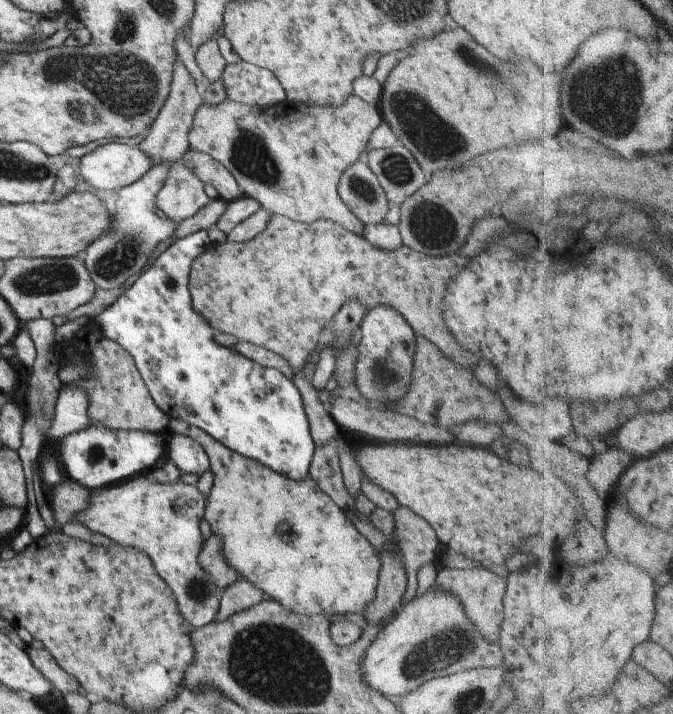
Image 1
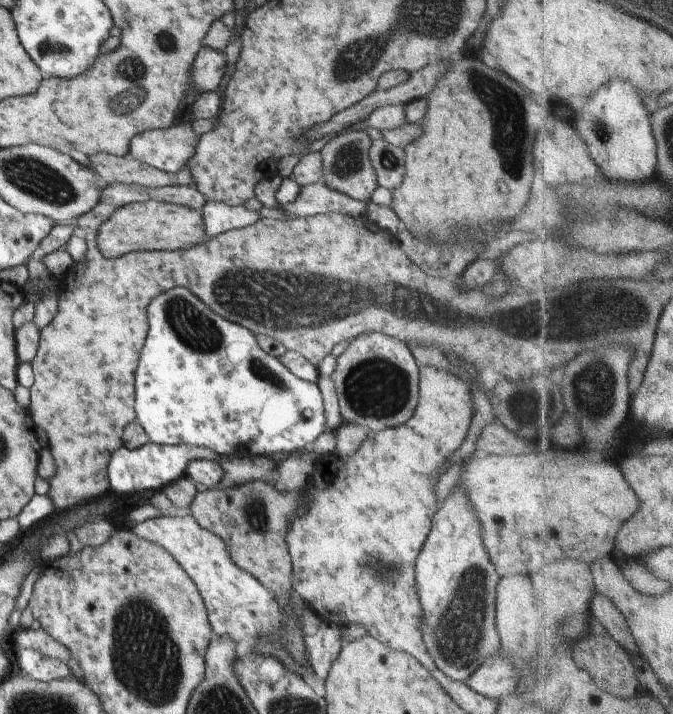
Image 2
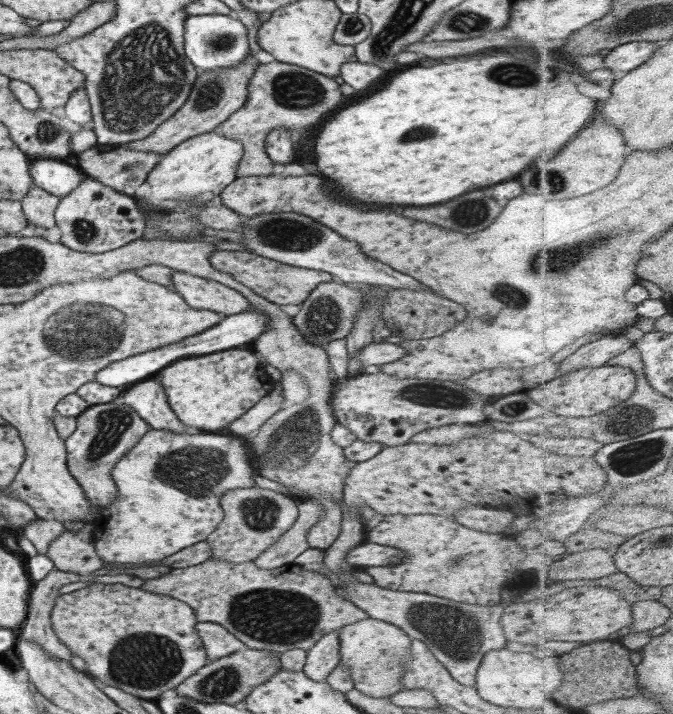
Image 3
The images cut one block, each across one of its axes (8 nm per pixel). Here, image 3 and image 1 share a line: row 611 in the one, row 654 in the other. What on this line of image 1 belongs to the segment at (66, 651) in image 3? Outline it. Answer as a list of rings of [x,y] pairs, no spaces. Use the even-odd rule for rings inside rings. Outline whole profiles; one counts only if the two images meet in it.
[[[30,646],[26,647],[26,651],[32,664],[44,674],[44,678],[60,690],[66,692],[80,692],[84,694],[84,688],[78,684],[78,681],[73,676],[70,676],[60,665],[54,660],[54,656],[44,647],[36,649]]]

